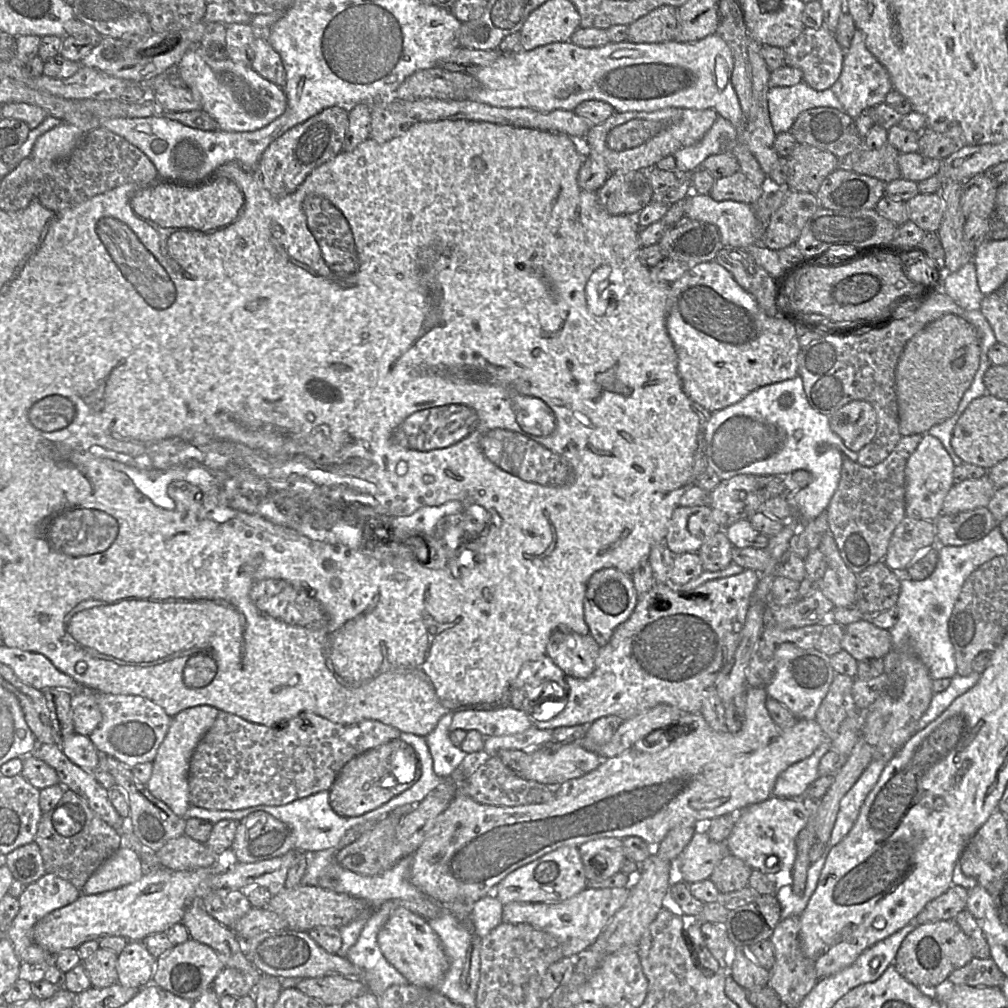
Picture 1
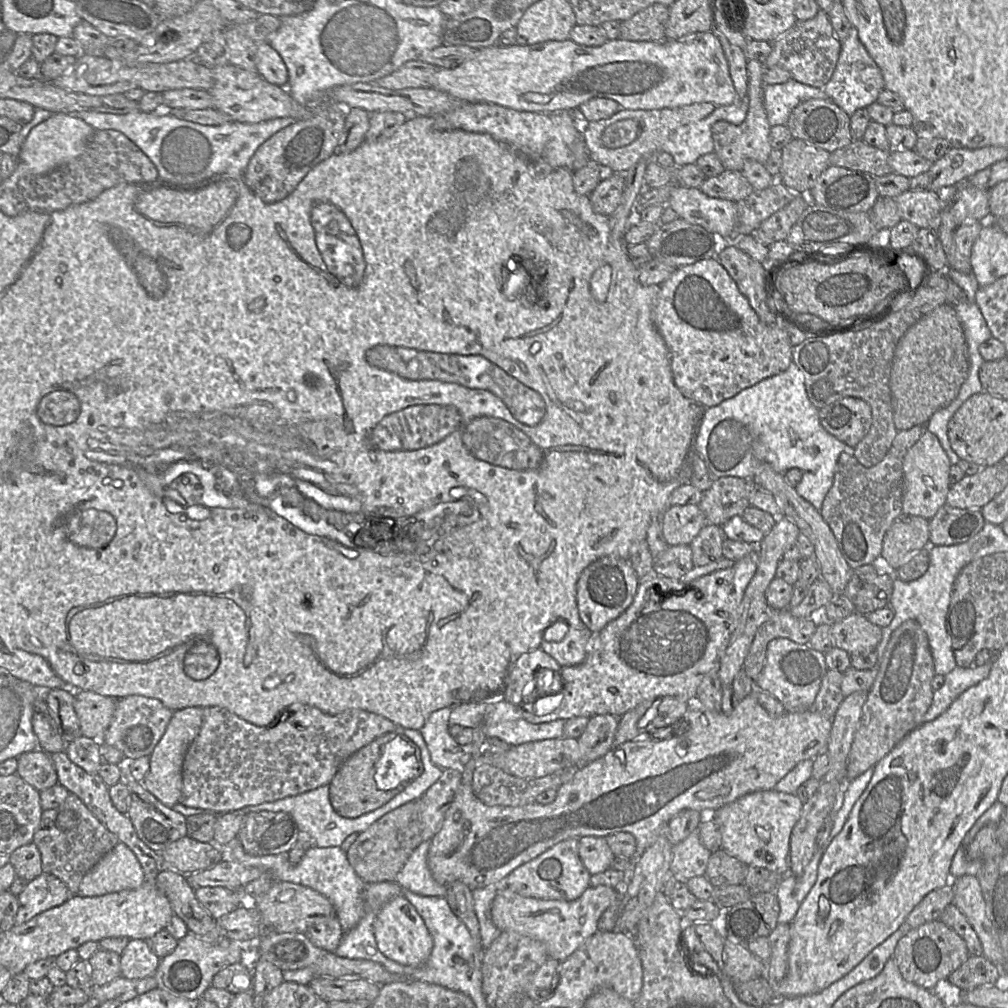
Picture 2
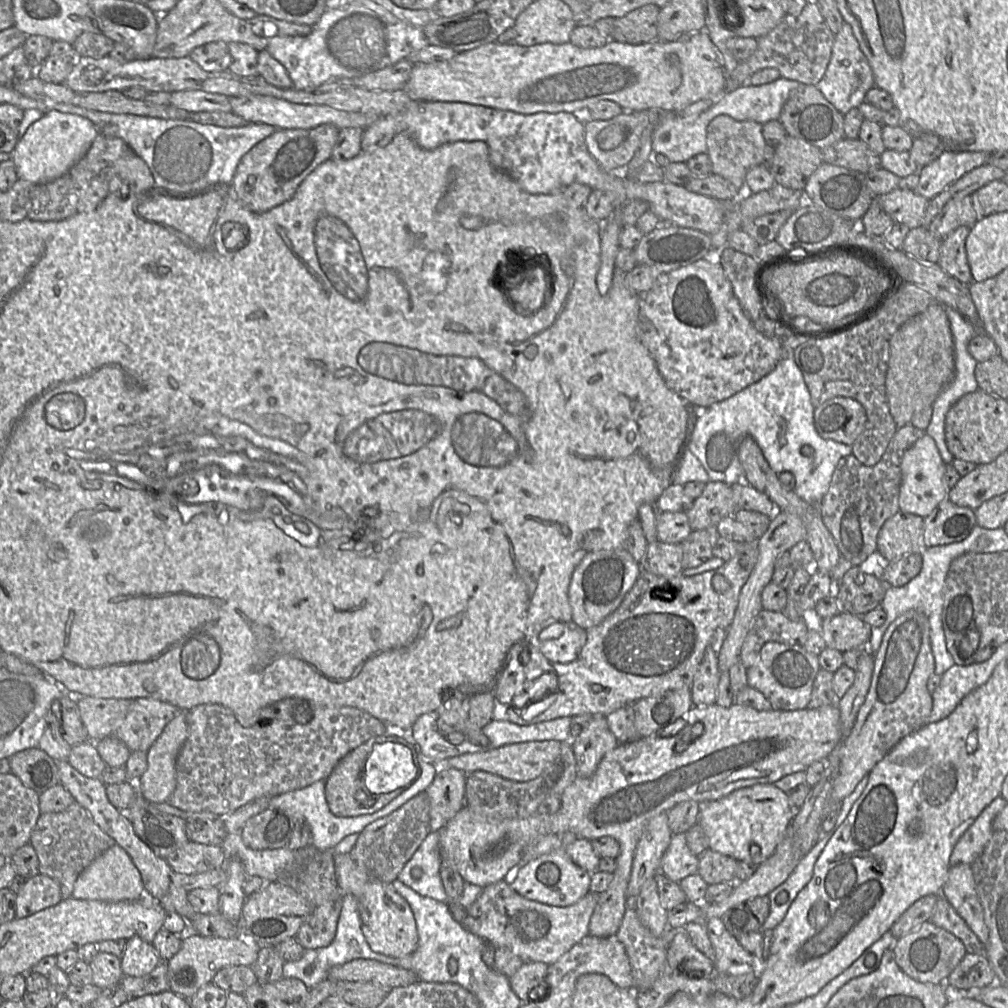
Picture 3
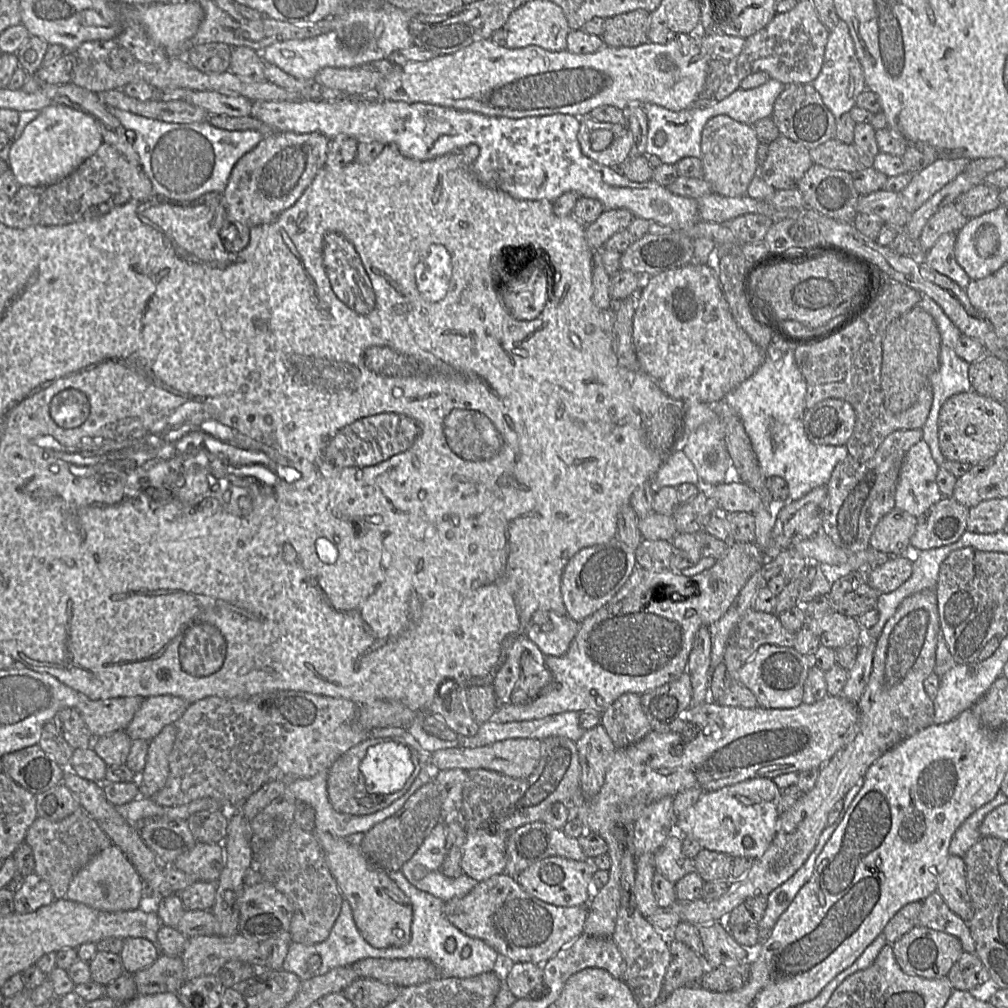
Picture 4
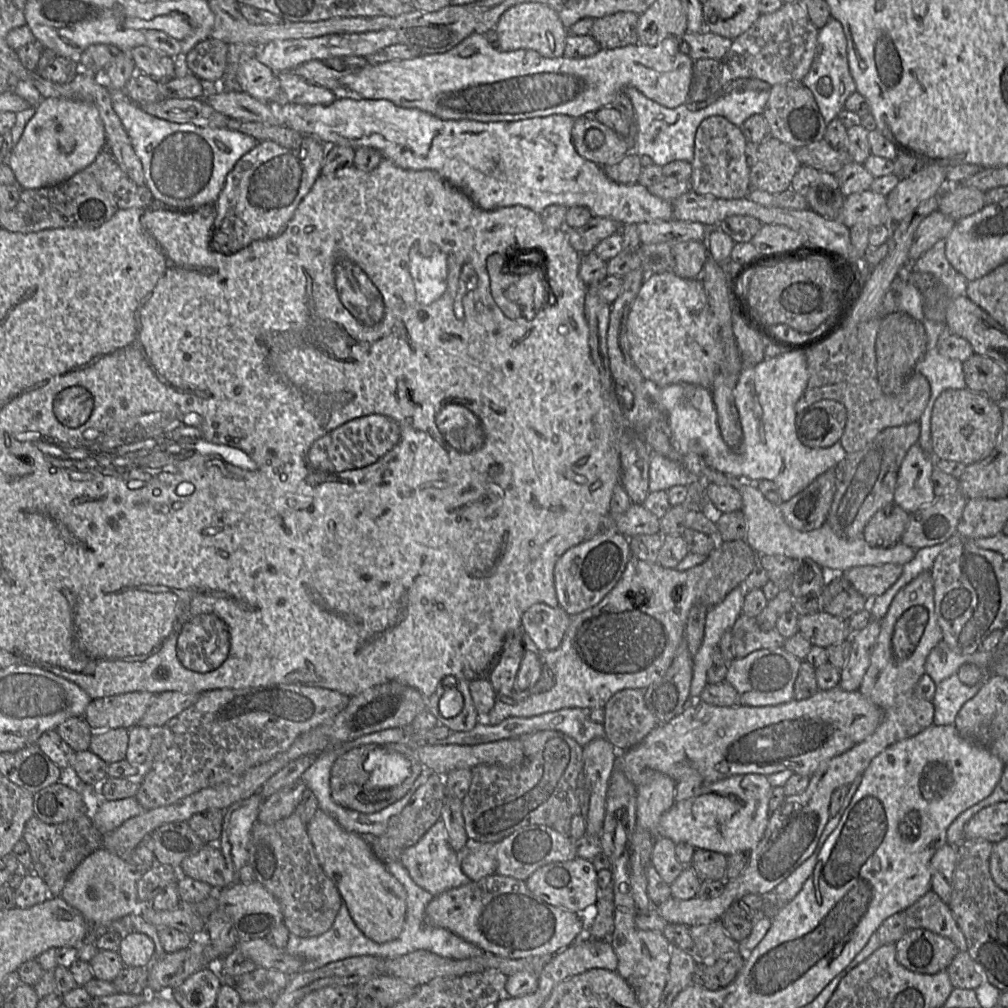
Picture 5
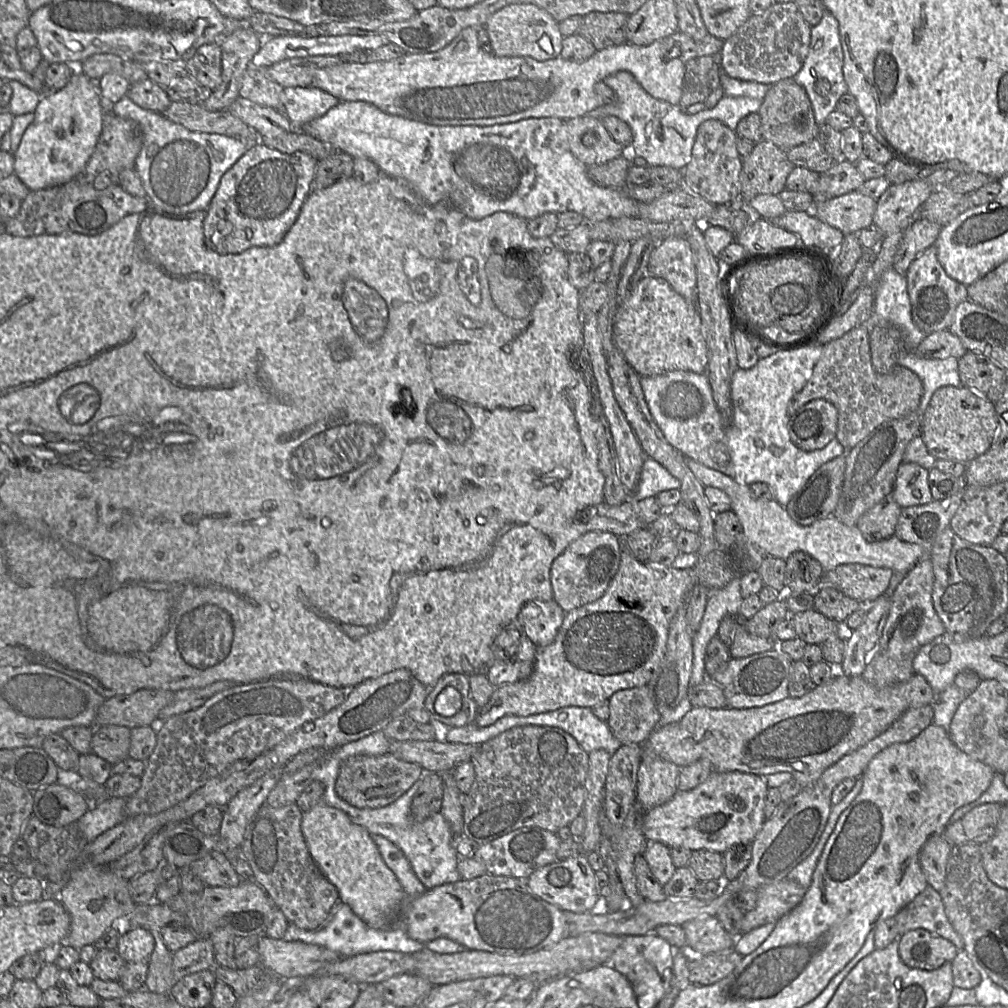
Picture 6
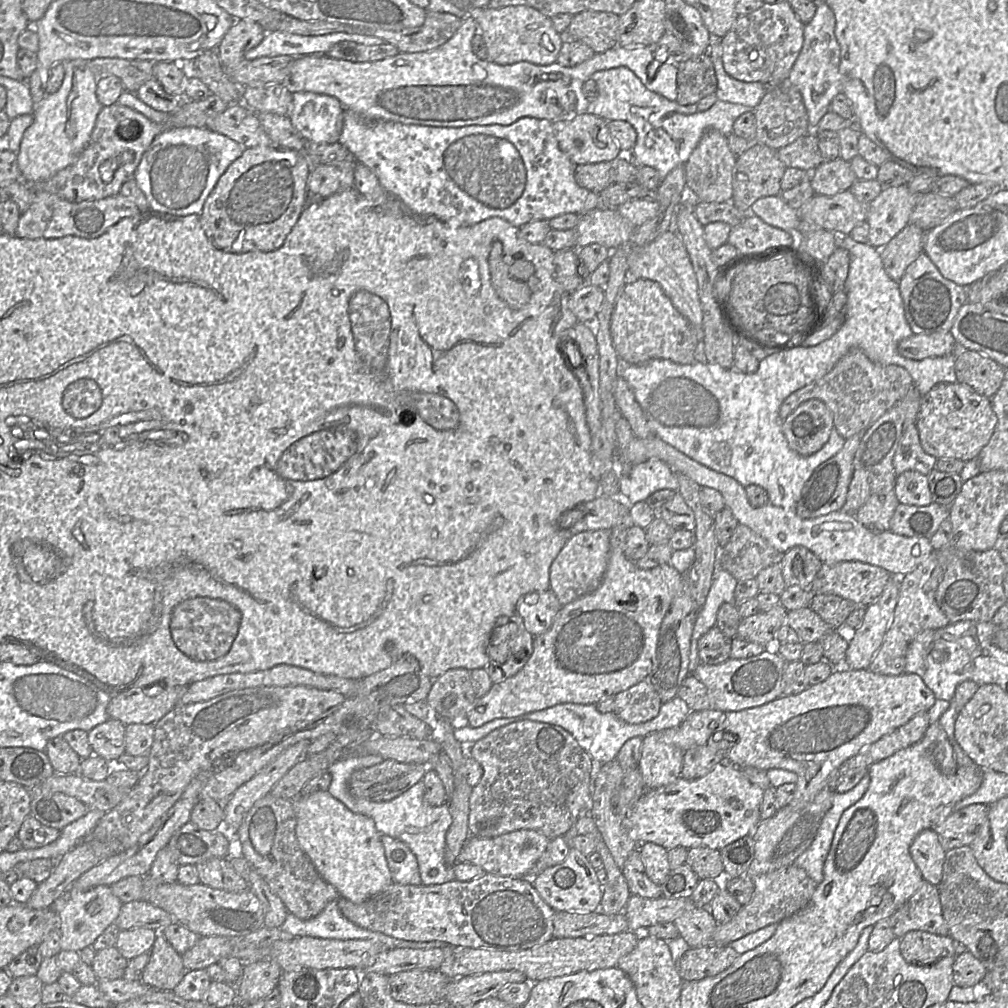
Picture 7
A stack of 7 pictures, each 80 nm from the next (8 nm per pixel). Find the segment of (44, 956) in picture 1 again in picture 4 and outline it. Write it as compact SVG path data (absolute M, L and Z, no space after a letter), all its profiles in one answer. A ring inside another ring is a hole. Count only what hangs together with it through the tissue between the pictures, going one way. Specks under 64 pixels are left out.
M34 872L24 877L20 889L14 893L15 912L26 914L54 901L50 884Z

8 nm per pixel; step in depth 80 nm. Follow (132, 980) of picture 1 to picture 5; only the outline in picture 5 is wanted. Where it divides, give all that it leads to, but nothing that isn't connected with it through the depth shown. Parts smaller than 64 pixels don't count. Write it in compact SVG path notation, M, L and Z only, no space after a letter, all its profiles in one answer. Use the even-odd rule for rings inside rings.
M129 932L124 935L118 953L124 967L149 967L155 959L155 945L146 934Z

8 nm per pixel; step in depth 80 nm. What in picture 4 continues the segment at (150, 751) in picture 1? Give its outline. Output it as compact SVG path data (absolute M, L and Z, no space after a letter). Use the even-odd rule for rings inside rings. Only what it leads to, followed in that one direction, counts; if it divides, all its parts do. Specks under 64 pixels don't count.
M173 695L147 697L125 732L131 740L151 741L165 726L177 721L189 705L183 698Z

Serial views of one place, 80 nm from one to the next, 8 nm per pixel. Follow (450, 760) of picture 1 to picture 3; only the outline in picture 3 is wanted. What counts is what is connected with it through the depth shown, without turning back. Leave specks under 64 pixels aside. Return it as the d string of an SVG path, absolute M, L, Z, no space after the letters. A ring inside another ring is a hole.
M437 711L422 714L412 726L411 735L423 757L442 767L445 760L458 756L458 751L457 746L450 744L437 732L438 719Z

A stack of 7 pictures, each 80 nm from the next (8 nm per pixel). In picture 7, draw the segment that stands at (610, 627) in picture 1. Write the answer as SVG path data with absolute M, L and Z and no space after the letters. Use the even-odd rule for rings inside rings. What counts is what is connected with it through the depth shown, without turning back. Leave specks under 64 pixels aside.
M610 530L582 531L573 535L561 549L550 566L550 588L560 604L595 591L603 581L610 556Z

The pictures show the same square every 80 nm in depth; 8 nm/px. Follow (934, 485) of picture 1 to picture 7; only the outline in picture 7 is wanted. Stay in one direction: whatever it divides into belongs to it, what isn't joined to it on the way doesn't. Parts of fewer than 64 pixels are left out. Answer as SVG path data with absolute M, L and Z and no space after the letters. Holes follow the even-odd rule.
M914 470L896 476L894 492L902 504L927 506L932 503L927 476Z

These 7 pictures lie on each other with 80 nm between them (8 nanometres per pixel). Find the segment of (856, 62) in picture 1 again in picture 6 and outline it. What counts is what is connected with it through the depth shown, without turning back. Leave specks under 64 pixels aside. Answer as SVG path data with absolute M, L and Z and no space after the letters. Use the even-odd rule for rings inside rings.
M825 11L821 21L811 27L811 41L808 55L793 80L802 86L812 104L815 121L819 127L825 124L827 116L836 109L839 98L848 93L843 75L844 54L839 34L838 20Z

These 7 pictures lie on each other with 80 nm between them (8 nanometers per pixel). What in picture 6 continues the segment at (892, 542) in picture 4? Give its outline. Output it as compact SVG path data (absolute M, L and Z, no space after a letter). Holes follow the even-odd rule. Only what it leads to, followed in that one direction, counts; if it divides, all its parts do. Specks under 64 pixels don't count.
M892 493L867 510L857 521L857 527L869 542L881 541L895 535L901 507Z

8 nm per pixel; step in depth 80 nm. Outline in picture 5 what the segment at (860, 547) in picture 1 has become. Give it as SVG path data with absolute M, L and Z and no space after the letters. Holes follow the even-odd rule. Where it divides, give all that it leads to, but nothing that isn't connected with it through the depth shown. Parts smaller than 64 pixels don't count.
M919 422L886 428L862 450L848 453L835 467L836 490L826 522L838 536L849 539L863 537L863 530L871 517L879 509L894 501L900 466L910 447L918 443L919 436Z

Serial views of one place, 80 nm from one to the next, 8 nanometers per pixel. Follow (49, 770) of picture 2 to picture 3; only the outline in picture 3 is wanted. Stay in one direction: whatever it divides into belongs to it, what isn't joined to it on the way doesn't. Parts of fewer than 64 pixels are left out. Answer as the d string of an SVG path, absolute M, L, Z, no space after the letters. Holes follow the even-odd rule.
M38 747L22 750L8 759L10 772L39 794L60 783L57 761Z

